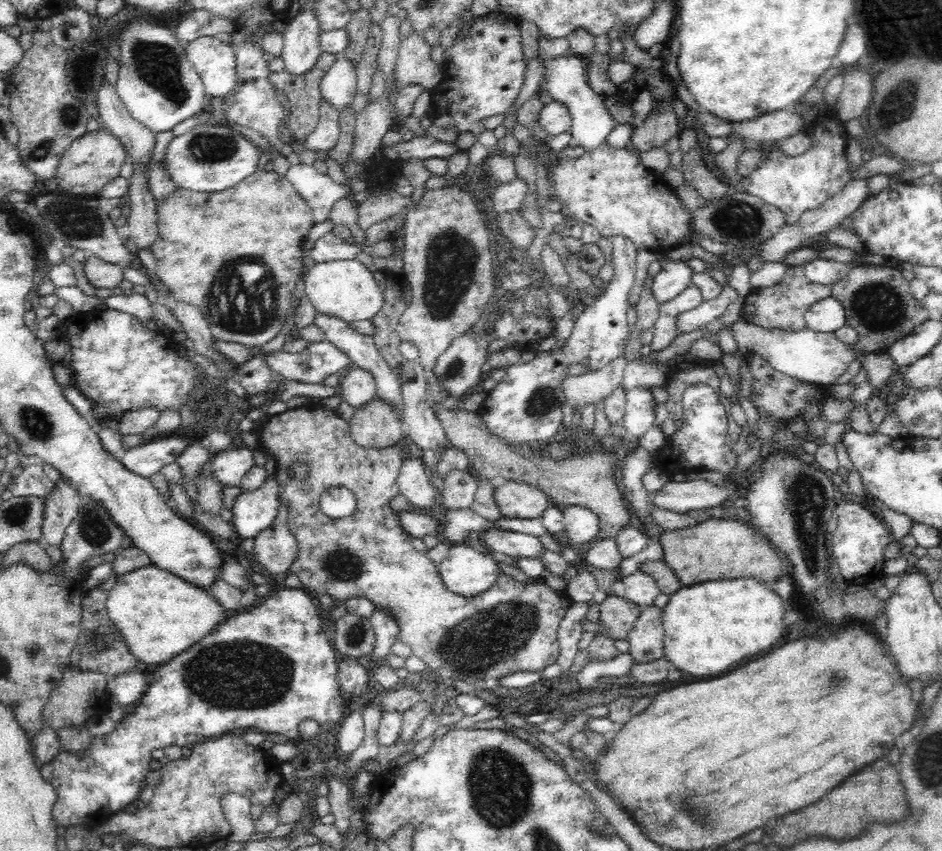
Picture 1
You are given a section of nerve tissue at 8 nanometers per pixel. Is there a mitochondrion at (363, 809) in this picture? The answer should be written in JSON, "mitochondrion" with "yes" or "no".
{"mitochondrion":"no"}

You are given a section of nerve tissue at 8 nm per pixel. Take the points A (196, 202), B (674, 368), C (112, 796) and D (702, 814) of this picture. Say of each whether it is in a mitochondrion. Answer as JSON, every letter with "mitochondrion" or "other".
{"A":"other","B":"other","C":"other","D":"mitochondrion"}

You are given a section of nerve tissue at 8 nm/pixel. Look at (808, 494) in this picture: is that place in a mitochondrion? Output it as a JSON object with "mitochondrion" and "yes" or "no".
{"mitochondrion":"yes"}

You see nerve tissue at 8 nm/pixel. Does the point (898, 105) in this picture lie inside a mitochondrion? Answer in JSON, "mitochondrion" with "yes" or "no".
{"mitochondrion":"yes"}

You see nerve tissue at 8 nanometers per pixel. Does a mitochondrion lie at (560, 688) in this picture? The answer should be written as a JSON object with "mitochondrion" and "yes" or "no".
{"mitochondrion":"no"}

